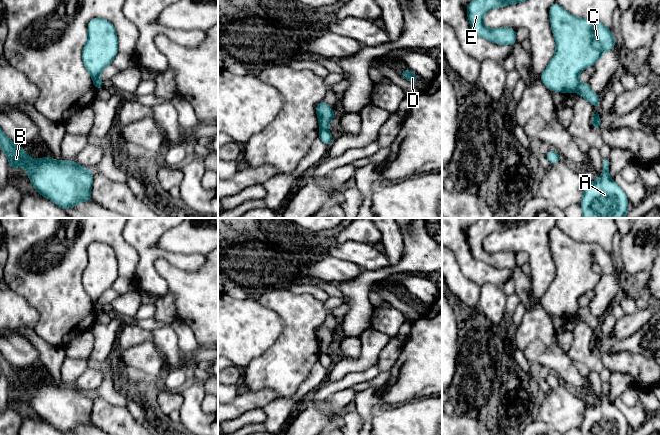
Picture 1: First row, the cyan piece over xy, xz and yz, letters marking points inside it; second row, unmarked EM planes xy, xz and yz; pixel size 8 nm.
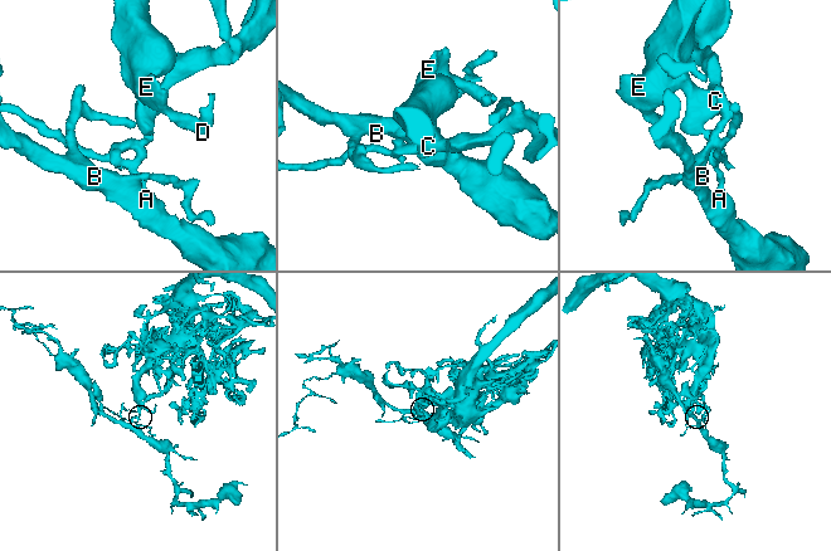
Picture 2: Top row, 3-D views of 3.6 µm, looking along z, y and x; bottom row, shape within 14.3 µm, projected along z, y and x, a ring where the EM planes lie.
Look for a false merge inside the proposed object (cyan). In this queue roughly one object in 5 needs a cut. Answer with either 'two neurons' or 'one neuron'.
two neurons

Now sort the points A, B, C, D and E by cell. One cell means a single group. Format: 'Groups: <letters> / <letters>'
Groups: A B / C D E

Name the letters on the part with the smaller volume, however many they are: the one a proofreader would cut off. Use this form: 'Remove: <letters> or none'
Remove: A, B

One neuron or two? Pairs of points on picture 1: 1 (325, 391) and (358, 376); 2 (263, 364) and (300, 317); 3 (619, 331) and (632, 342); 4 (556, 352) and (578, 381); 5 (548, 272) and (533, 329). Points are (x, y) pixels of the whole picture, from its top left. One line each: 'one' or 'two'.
1: one
2: one
3: two
4: one
5: two

